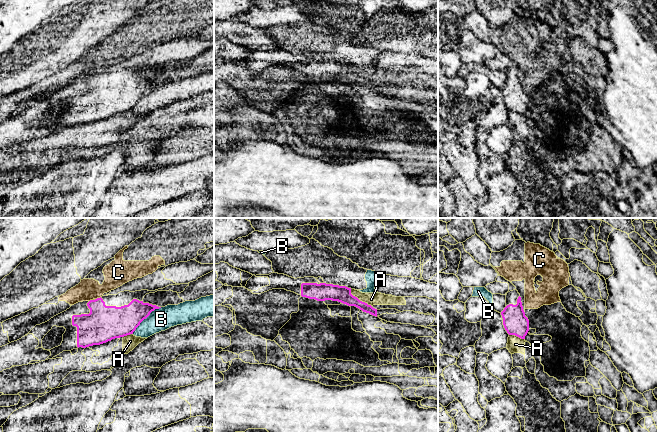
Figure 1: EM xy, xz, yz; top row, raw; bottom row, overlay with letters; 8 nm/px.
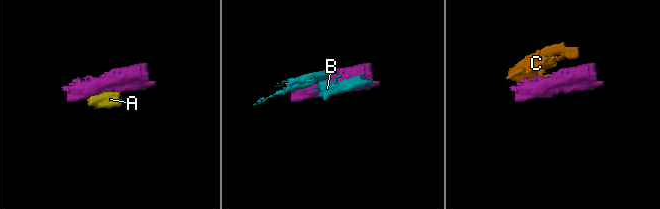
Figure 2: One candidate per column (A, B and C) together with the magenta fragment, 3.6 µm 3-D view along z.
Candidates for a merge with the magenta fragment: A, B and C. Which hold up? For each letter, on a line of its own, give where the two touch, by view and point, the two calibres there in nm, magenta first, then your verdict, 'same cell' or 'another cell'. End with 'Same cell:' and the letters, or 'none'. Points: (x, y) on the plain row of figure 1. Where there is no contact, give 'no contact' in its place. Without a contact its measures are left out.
A: meets magenta in xz at (358, 75); 130 nm thick on the magenta side, 100 nm on the other; another cell
B: meets magenta in xy at (145, 94); 260 nm thick on the magenta side, 180 nm on the other; another cell
C: meets magenta in xy at (97, 74); 280 nm thick on the magenta side, 190 nm on the other; another cell
Same cell: none

